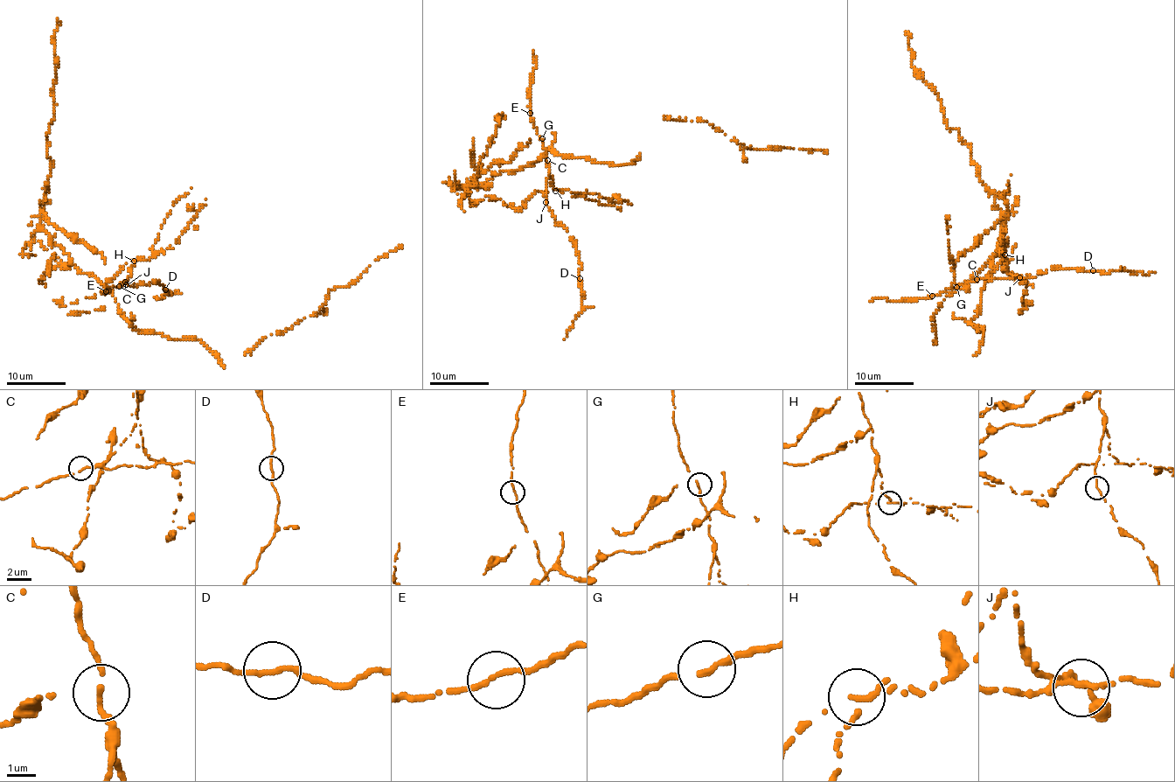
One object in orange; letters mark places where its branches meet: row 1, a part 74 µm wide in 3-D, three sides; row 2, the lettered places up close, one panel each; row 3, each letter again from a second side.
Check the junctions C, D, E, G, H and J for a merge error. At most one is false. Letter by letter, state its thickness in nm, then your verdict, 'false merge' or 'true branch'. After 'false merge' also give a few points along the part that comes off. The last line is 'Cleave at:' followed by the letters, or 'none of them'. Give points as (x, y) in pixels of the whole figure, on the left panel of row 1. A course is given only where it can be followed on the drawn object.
C: calibre 180 nm; true branch
D: calibre 190 nm; true branch
E: calibre 180 nm; true branch
G: calibre 180 nm; true branch
H: calibre 200 nm; false merge
J: calibre 180 nm; true branch
Cleave at: H

